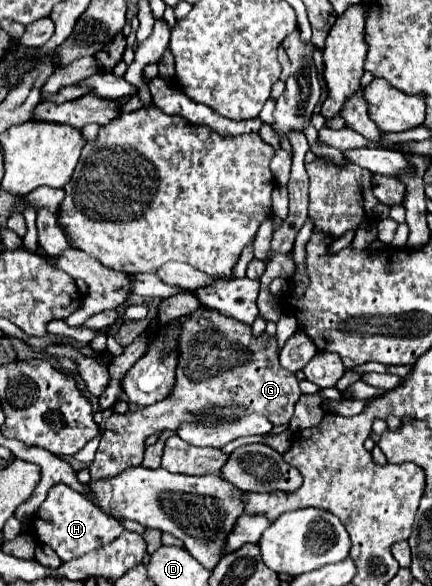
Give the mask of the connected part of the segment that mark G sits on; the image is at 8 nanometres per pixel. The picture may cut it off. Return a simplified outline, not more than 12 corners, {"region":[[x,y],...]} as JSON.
{"region":[[198,307],[178,335],[174,391],[112,413],[90,481],[142,463],[146,437],[182,421],[300,399],[276,339]]}

